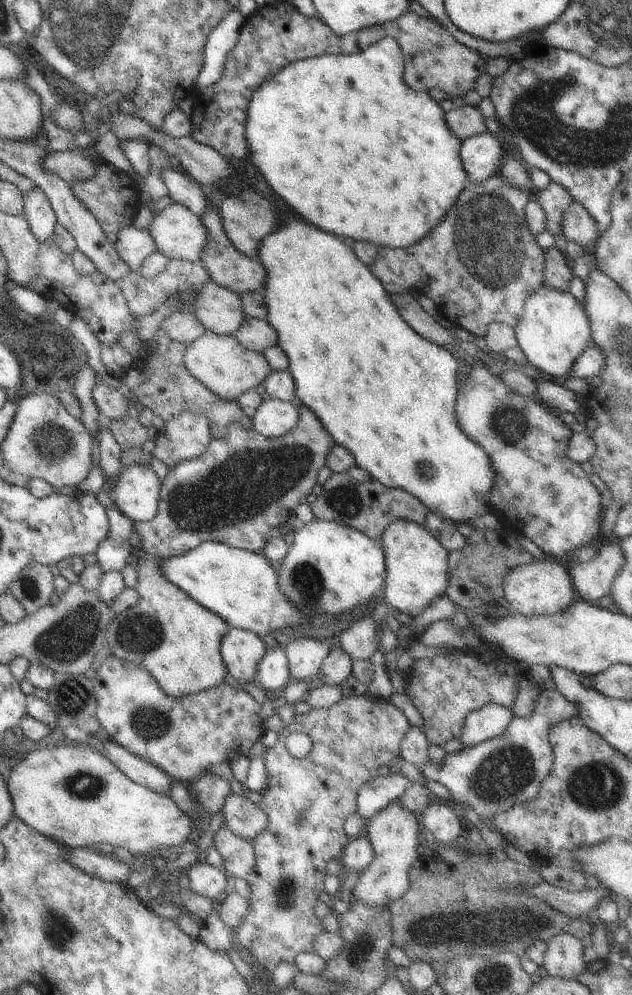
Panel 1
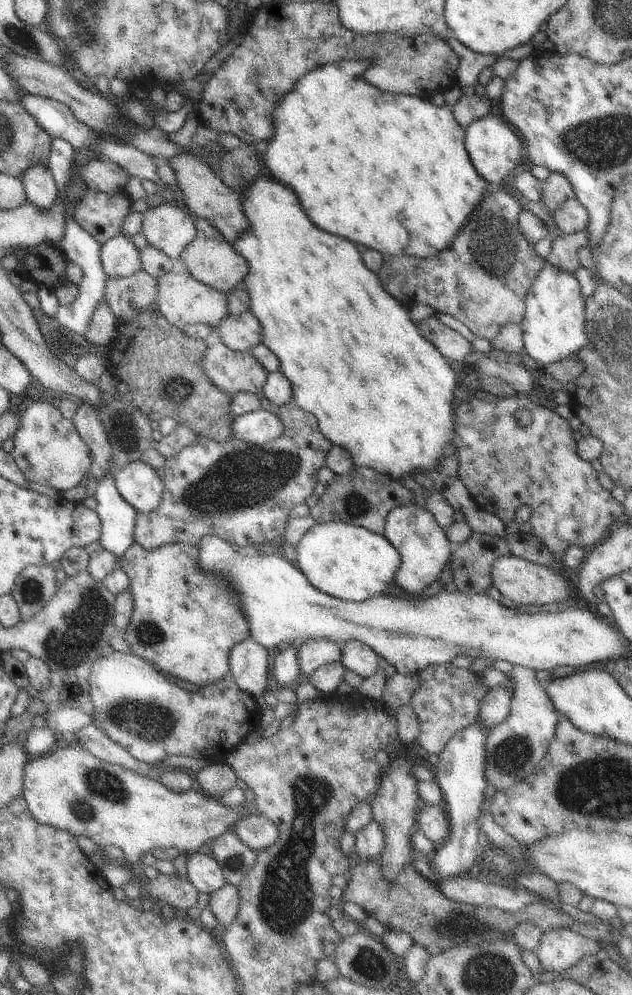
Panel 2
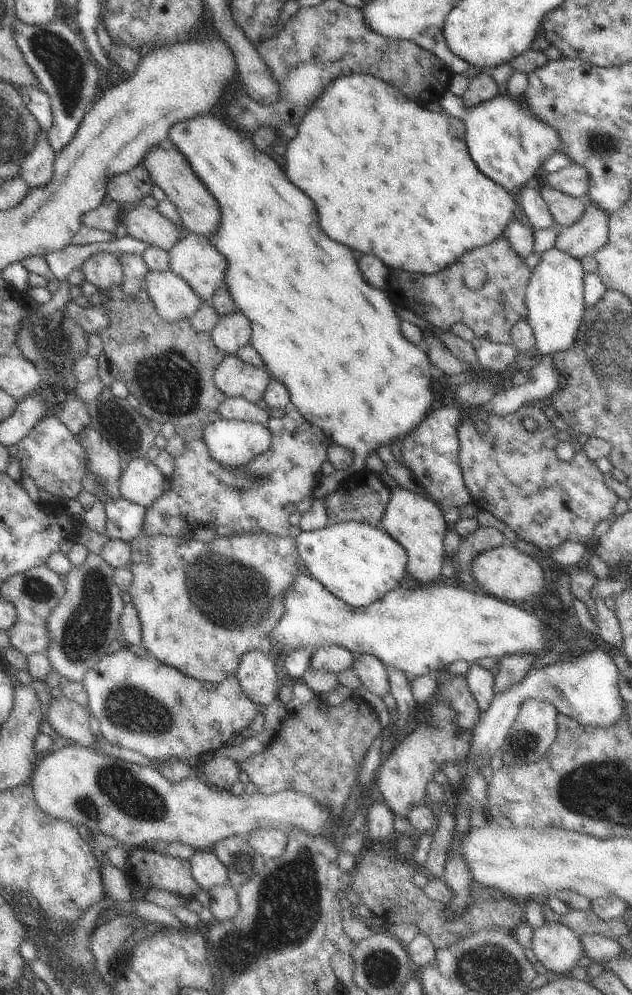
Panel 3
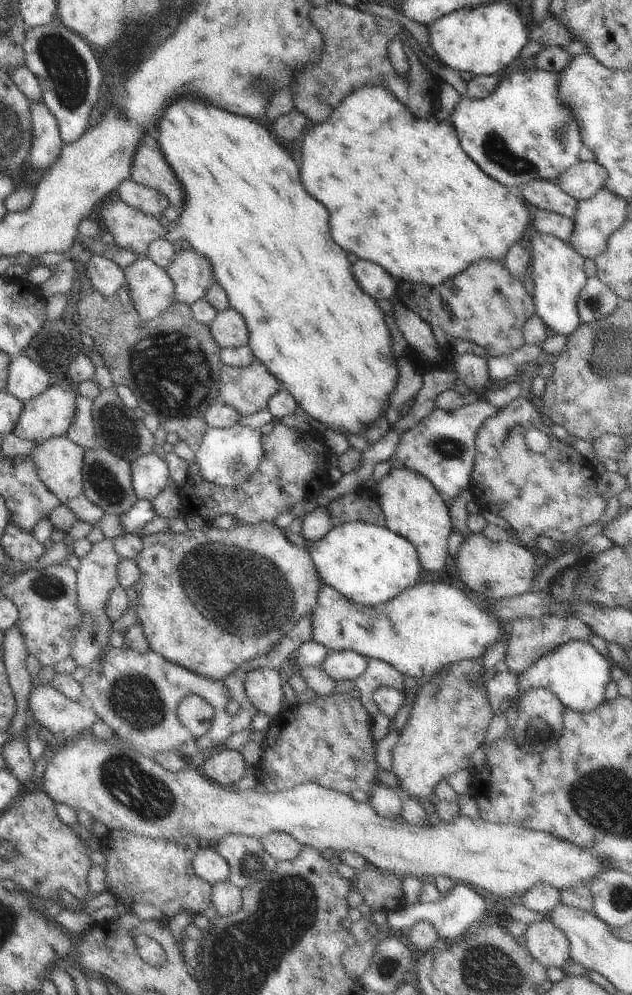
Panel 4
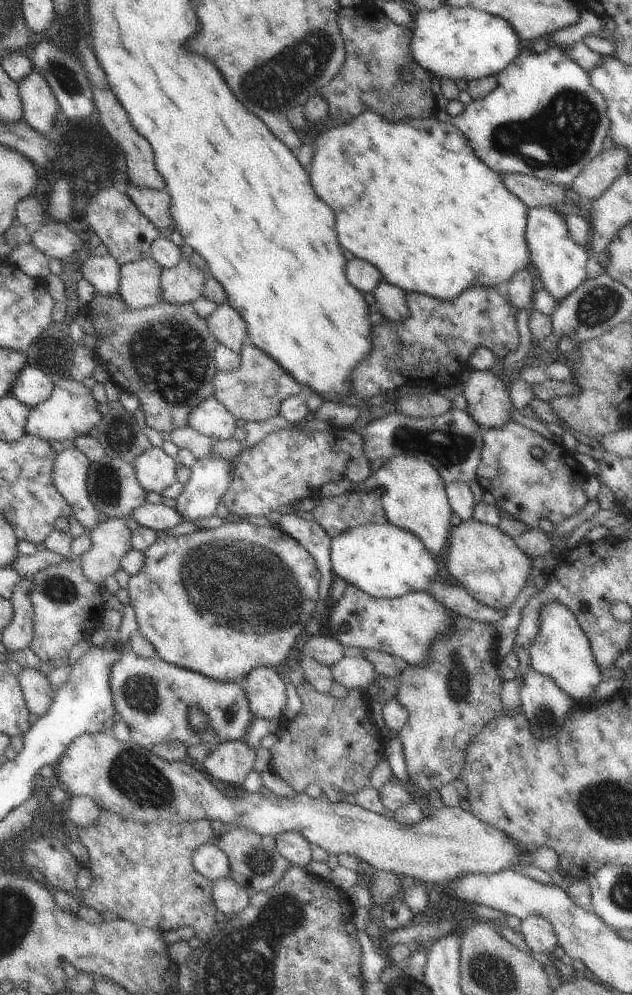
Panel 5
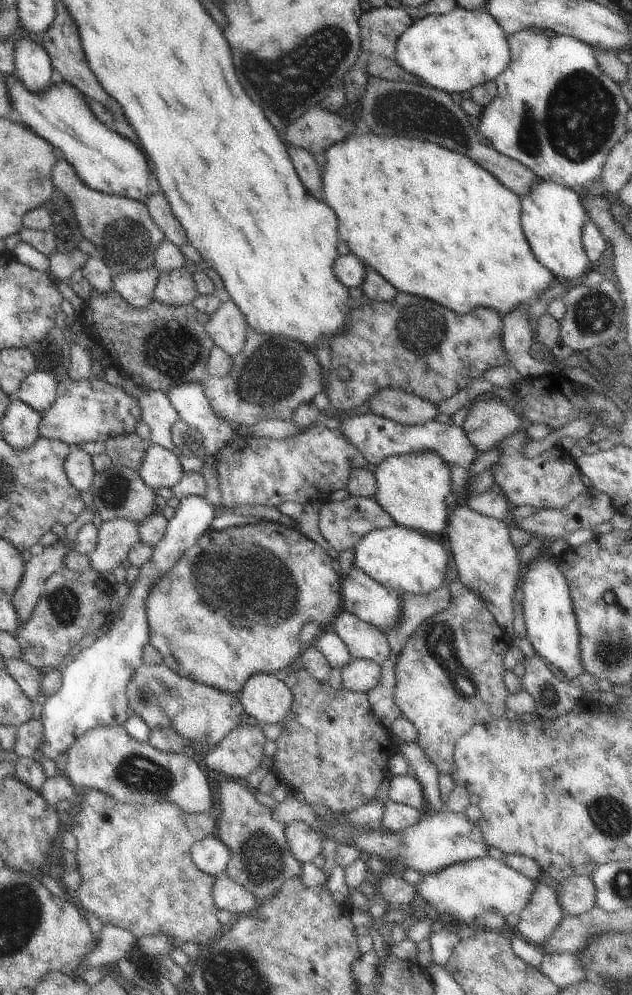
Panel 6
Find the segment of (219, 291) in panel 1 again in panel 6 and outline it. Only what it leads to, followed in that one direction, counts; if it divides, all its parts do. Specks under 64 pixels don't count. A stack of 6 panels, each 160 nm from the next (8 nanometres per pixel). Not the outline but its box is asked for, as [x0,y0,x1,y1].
[111,266,160,308]

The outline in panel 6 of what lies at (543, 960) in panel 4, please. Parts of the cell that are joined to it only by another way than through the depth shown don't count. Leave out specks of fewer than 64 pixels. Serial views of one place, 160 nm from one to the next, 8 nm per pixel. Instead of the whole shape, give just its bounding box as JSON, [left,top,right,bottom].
[514,878,564,948]

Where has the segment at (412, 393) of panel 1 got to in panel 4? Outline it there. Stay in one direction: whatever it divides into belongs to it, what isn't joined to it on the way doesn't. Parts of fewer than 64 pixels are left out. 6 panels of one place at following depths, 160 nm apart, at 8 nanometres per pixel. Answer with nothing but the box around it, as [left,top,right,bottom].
[158,96,398,433]

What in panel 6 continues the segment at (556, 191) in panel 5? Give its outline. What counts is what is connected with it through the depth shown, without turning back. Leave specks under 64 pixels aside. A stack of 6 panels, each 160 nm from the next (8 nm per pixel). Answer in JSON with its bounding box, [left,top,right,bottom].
[361,77,540,198]

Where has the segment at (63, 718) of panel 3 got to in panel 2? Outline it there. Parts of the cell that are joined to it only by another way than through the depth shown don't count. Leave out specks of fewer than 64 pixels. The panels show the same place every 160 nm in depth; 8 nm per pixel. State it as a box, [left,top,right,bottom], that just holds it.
[75,724,161,778]

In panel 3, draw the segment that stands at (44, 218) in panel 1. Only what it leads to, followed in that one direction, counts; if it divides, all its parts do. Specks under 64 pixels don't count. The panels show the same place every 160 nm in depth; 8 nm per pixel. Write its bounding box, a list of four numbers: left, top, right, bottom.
[20,131,57,189]

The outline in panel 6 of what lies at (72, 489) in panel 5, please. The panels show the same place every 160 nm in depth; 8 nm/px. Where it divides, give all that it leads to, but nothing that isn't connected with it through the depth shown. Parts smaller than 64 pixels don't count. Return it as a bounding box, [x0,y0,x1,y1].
[64,447,95,491]

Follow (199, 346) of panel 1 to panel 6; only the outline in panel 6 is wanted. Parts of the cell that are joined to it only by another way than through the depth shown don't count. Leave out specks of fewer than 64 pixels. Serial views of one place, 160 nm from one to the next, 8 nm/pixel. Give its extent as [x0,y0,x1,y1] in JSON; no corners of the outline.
[202,328,323,427]

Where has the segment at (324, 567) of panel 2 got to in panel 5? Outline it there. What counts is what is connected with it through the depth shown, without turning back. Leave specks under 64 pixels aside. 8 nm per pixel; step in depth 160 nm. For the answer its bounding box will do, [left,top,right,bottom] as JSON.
[330,522,439,598]

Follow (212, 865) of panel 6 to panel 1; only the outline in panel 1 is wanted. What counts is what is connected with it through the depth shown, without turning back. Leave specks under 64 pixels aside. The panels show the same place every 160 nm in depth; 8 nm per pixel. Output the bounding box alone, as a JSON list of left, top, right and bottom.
[186,859,229,902]

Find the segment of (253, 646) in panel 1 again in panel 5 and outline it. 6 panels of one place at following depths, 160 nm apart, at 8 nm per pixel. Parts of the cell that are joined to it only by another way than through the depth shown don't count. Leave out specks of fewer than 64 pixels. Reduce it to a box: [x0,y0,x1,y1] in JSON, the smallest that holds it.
[242,667,286,720]

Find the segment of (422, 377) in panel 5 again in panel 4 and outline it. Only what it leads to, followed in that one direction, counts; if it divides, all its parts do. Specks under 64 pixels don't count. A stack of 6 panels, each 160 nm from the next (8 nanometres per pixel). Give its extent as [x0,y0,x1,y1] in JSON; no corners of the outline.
[396,259,535,376]

